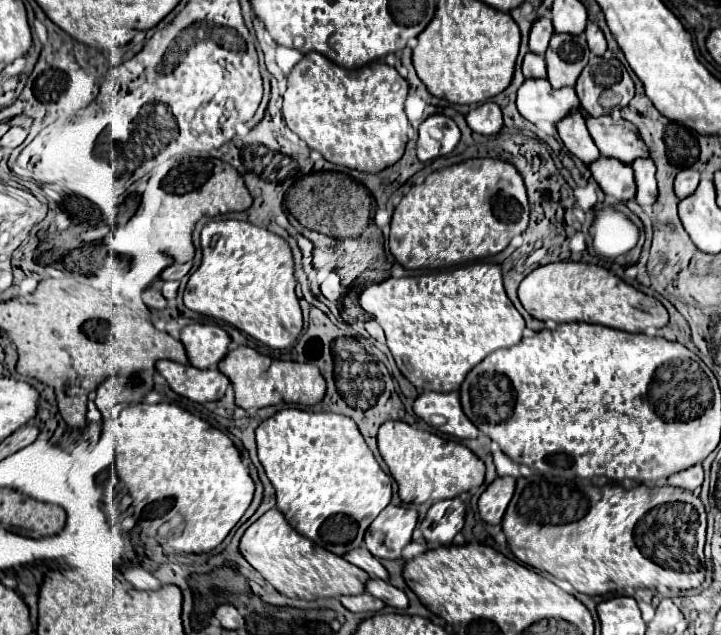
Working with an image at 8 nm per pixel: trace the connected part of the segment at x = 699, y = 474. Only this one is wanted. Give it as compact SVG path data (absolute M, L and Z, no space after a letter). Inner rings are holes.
M696 464L696 466L690 466L690 468L670 476L668 484L684 488L684 490L696 490L702 486L702 480L704 480L704 470L700 464Z

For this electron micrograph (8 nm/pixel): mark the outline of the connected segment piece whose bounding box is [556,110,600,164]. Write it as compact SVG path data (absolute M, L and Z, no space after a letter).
M572 110L564 120L560 120L556 124L558 128L558 136L562 140L562 144L566 146L566 150L574 156L578 156L584 164L590 164L594 162L600 152L596 150L596 144L592 142L588 130L586 130L586 124L584 124L584 118L578 110Z

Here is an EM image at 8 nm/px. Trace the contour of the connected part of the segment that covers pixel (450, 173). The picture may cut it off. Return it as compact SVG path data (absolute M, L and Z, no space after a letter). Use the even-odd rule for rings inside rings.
M474 158L432 172L400 200L392 216L390 252L408 270L438 270L476 262L502 252L512 236L528 228L528 198L522 176L510 162L496 158Z

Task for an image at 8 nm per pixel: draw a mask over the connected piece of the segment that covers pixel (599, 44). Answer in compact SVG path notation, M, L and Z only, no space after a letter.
M588 22L584 34L586 34L586 38L588 38L588 46L590 46L590 50L592 50L596 56L602 56L602 54L606 52L606 40L604 40L602 30L600 30L594 22Z

